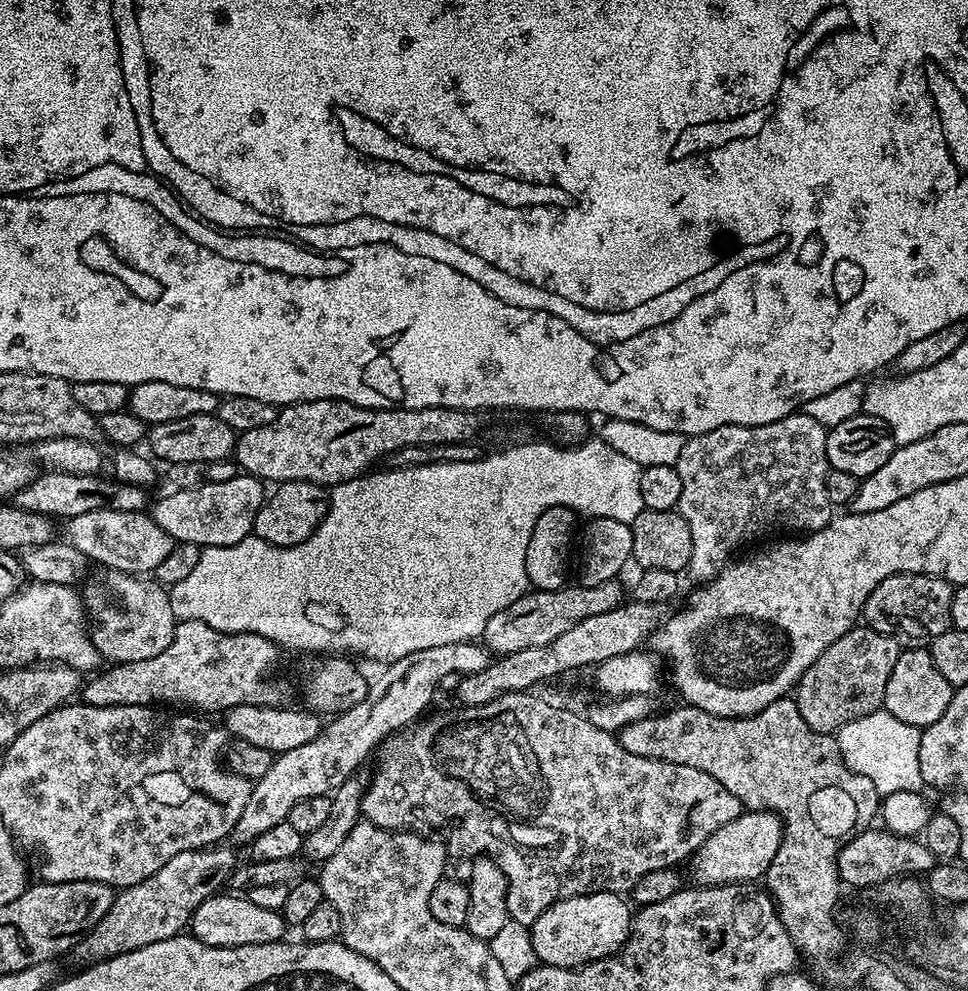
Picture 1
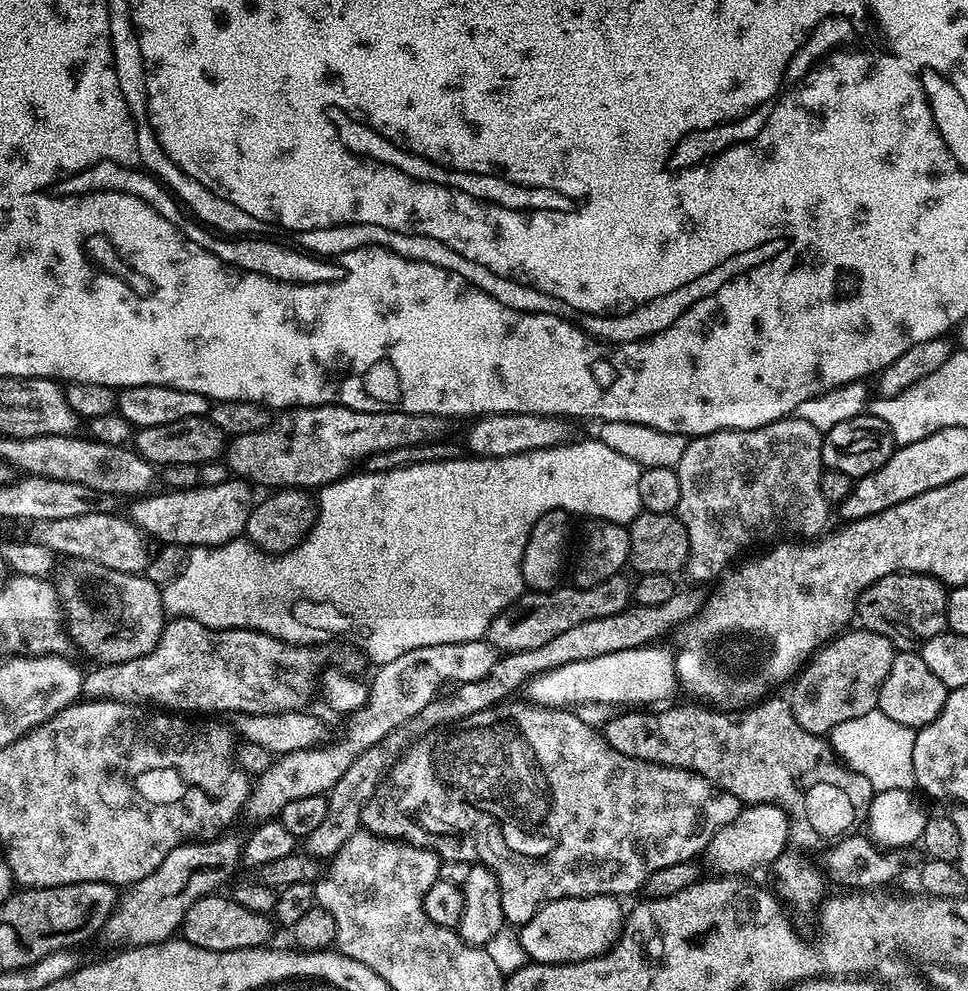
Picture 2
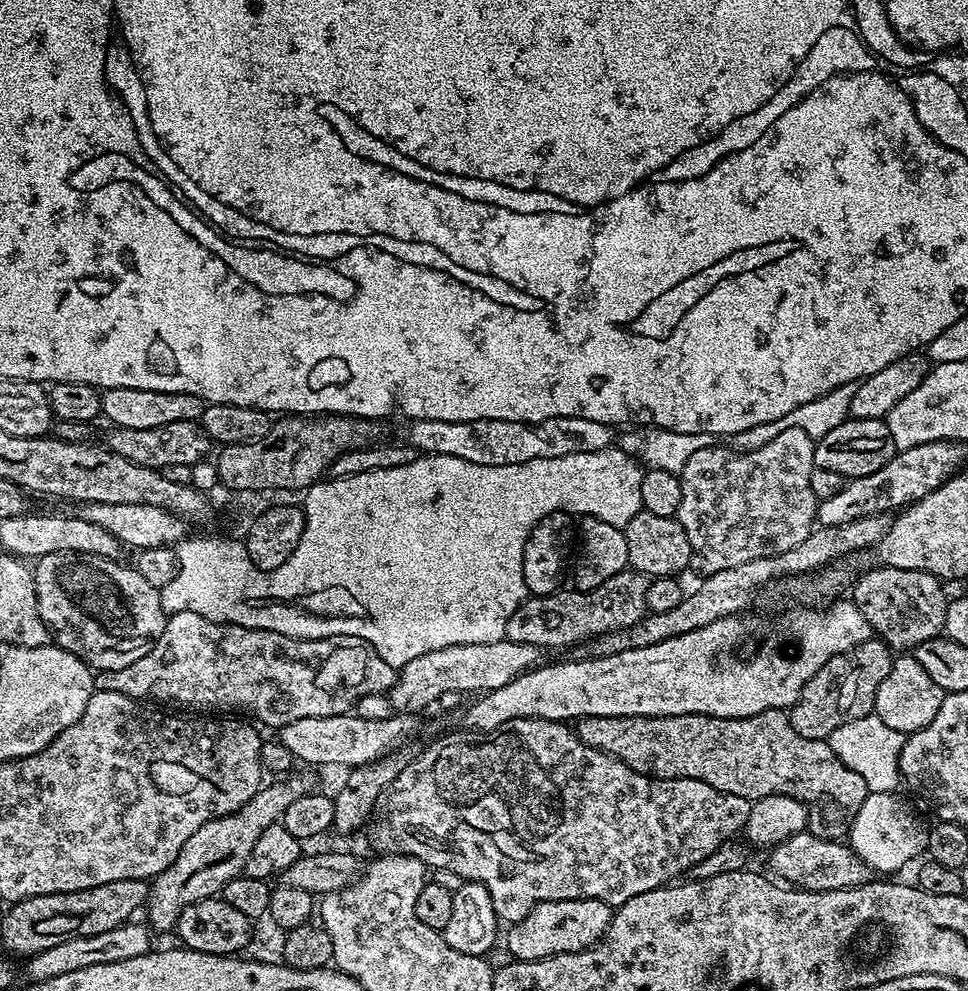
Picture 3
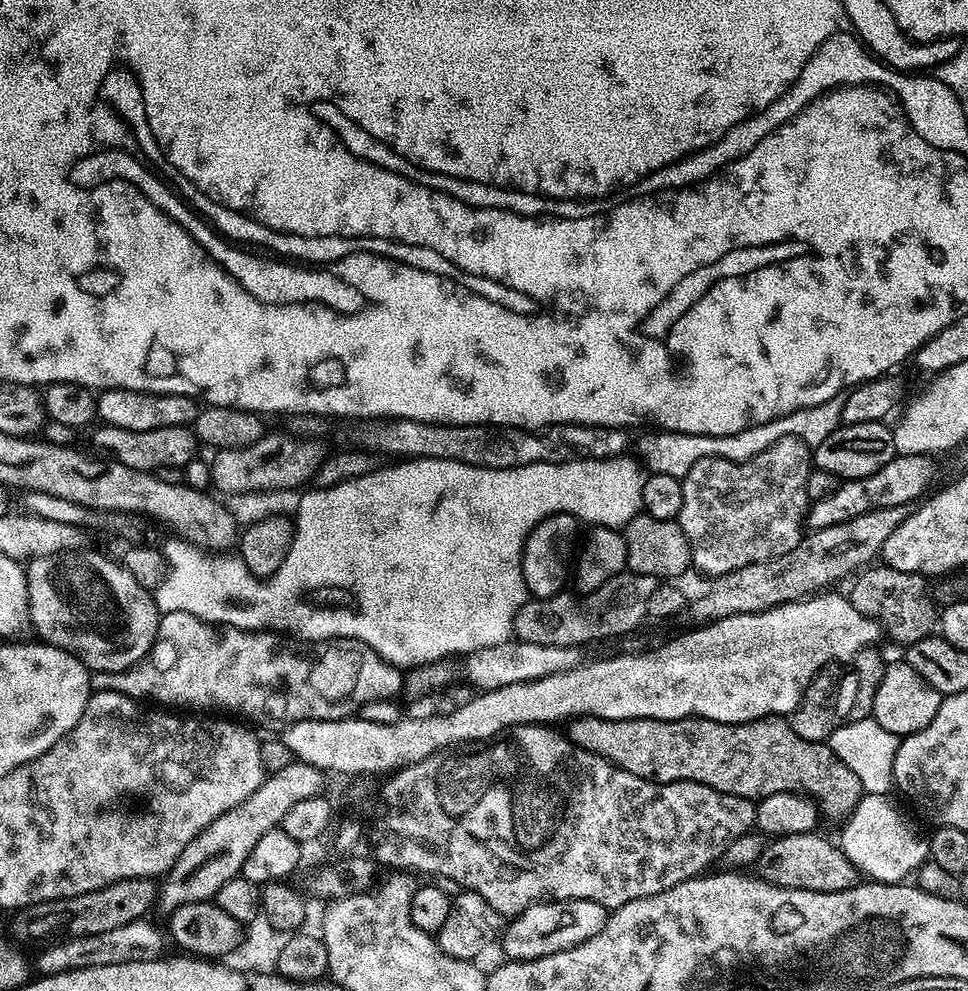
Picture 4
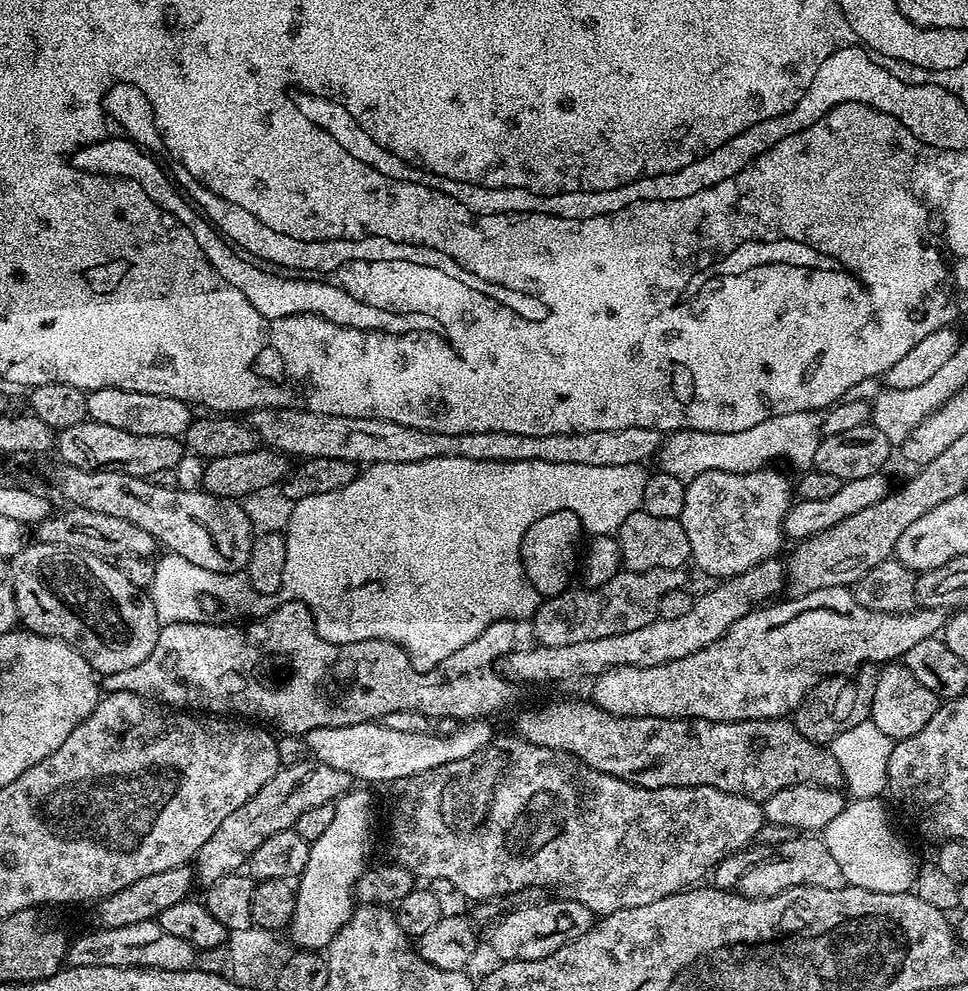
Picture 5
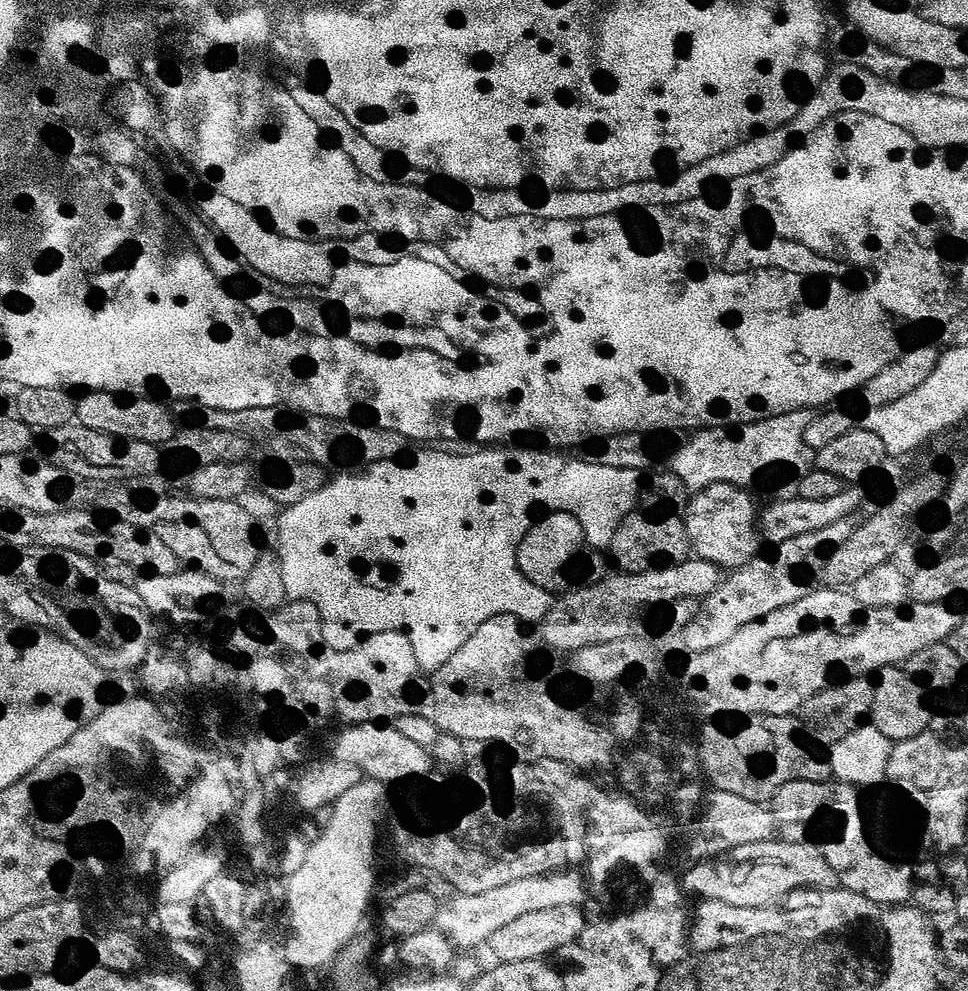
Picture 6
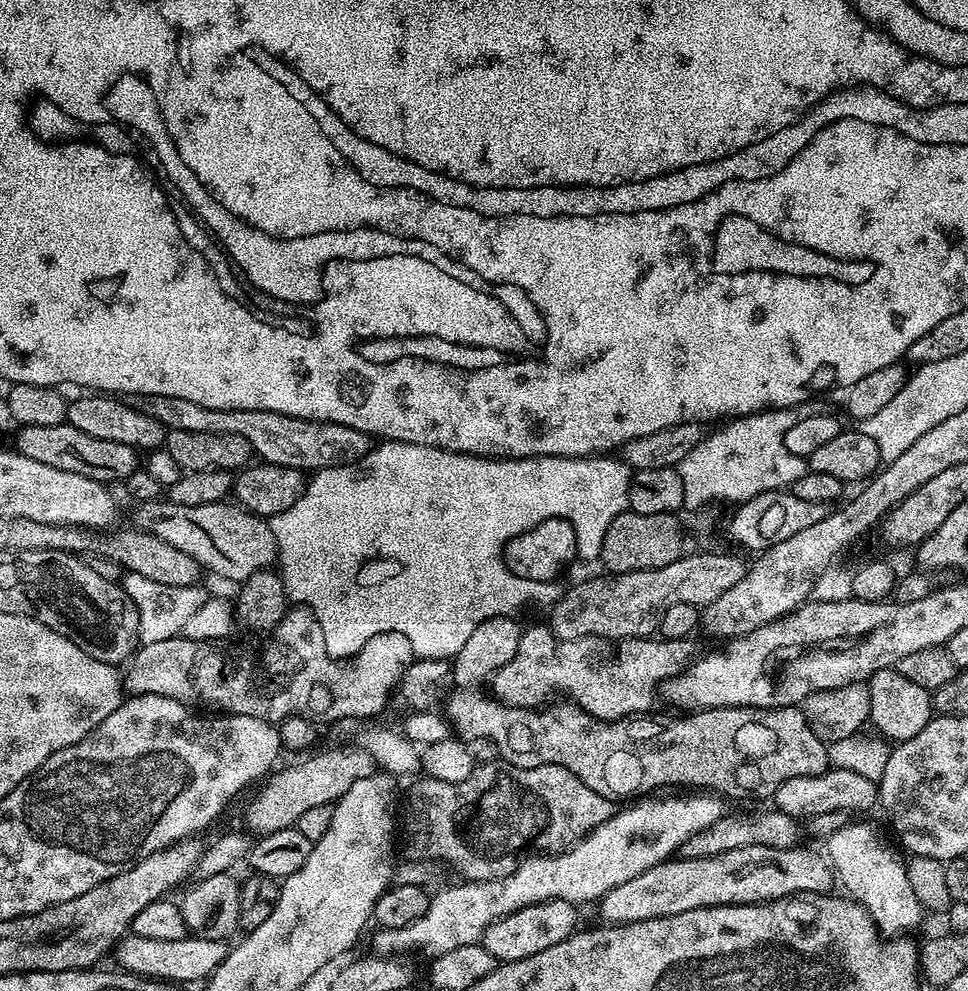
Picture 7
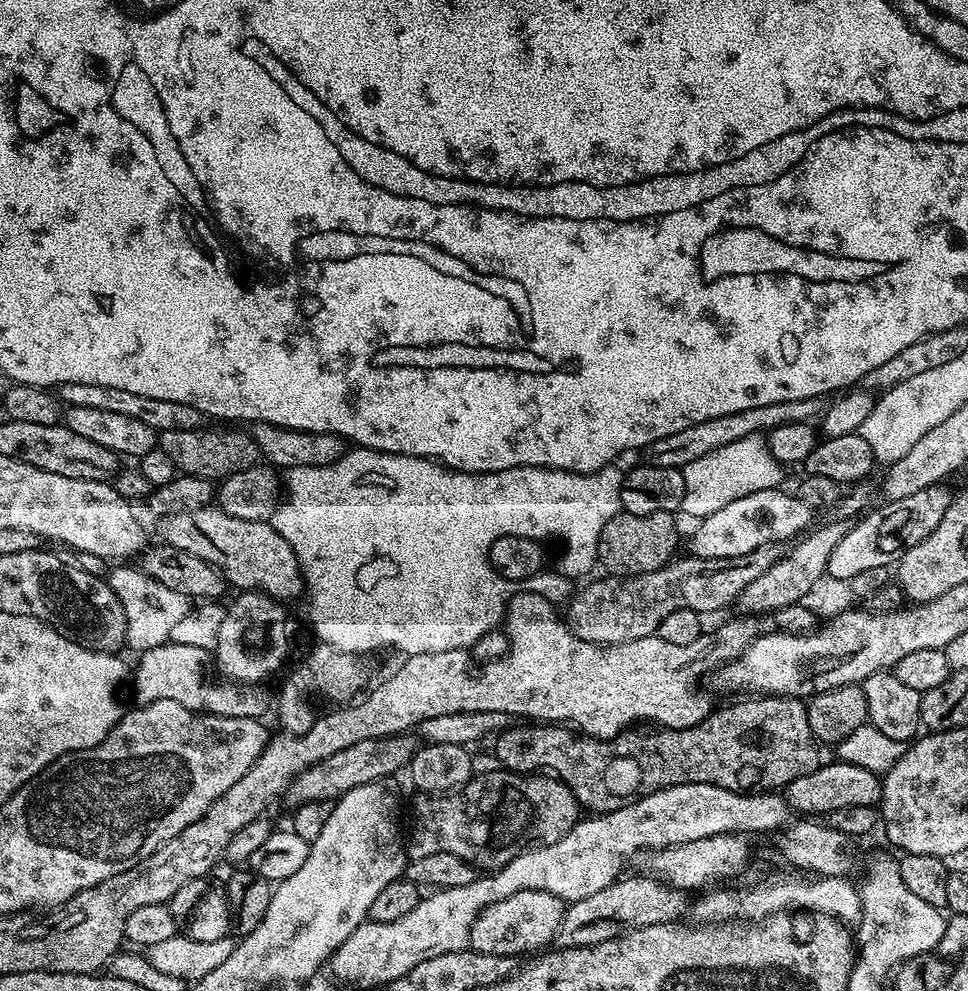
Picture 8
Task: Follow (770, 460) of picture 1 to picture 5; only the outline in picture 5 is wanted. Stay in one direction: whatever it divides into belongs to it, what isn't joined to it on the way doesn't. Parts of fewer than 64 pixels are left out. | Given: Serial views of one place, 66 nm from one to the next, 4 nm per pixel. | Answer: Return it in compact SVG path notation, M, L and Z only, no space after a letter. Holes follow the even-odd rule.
M767 466L748 473L728 473L706 470L686 484L686 506L682 506L680 525L690 538L691 563L697 564L708 576L727 578L750 570L758 562L771 560L777 555L780 543L785 543L784 519L794 503L794 484L776 466Z

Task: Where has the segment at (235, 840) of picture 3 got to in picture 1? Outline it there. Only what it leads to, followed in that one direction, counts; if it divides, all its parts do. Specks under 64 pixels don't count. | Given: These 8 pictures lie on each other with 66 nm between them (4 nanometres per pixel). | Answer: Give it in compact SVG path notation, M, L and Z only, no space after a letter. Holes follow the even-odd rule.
M209 846L199 850L191 848L174 854L162 870L154 870L150 878L129 888L119 889L112 897L110 910L90 931L85 932L75 945L74 956L84 962L99 962L109 956L126 954L154 942L162 942L171 936L179 936L189 927L193 910L207 896L217 895L223 884L229 883L238 857L228 846Z

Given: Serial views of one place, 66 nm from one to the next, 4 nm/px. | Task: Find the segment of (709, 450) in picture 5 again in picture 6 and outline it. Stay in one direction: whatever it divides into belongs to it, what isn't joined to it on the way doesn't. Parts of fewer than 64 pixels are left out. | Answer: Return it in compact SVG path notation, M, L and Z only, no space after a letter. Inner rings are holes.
M799 408L796 411L783 412L770 418L760 419L758 422L741 424L733 429L701 428L691 433L676 450L671 451L668 458L669 469L676 473L678 478L690 492L704 489L712 484L733 484L736 487L745 487L762 474L774 469L784 470L790 476L801 476L815 467L815 449L805 444L805 428L812 417L807 408Z

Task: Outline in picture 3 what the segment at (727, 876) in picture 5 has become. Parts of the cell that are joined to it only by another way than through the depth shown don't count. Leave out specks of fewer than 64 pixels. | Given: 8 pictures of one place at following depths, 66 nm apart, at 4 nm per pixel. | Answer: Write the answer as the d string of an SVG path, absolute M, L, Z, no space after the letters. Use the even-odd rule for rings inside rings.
M805 830L786 838L781 844L775 845L767 853L768 860L772 863L772 868L781 876L779 879L785 885L795 886L797 889L806 892L829 892L830 890L846 890L847 888L857 888L869 883L873 879L874 871L866 862L859 857L854 849L847 843L839 844L836 840L823 840L820 836L815 836L812 830Z

